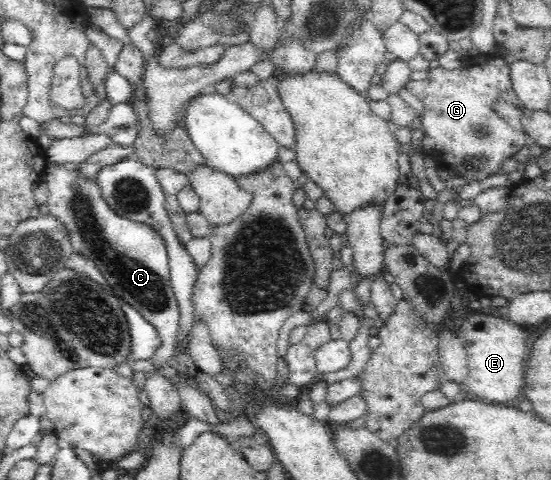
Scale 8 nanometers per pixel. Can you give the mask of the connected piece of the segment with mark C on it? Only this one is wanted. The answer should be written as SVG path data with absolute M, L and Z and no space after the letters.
M47 159L42 179L49 186L49 200L45 204L49 215L54 217L57 224L65 231L73 251L92 261L111 284L113 293L135 307L161 334L163 345L149 359L153 365L153 373L147 374L147 378L159 375L159 371L163 371L175 357L173 344L180 321L180 310L170 282L169 250L165 237L147 223L133 221L116 213L105 200L99 178L88 177L78 165L57 163Z

